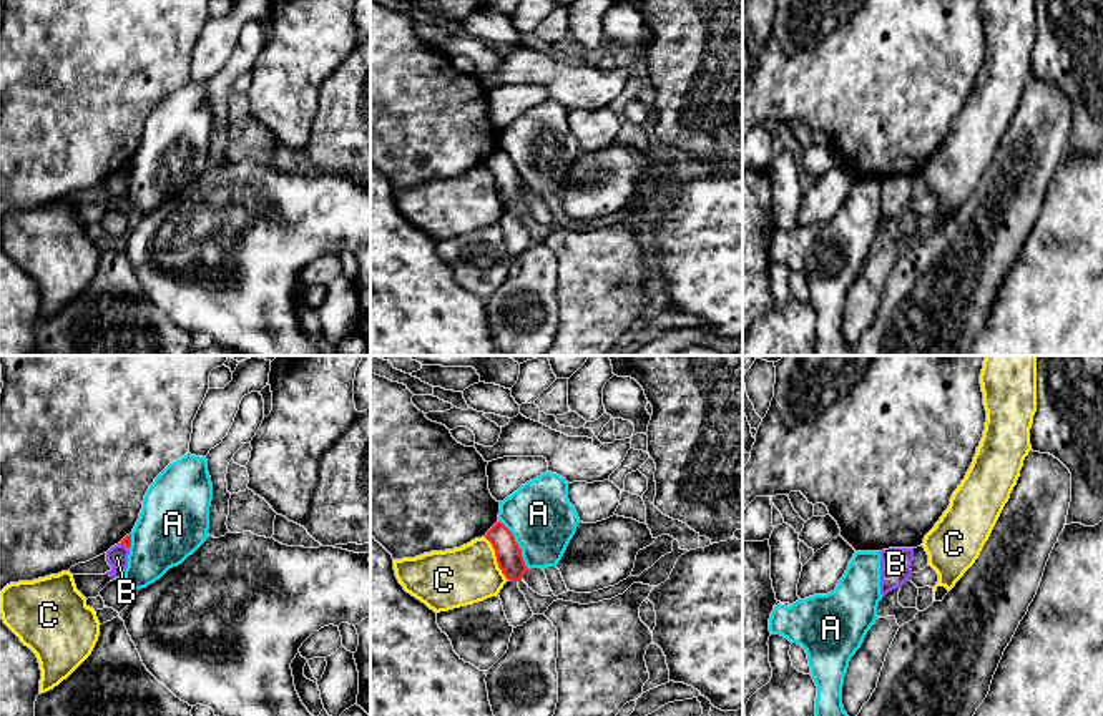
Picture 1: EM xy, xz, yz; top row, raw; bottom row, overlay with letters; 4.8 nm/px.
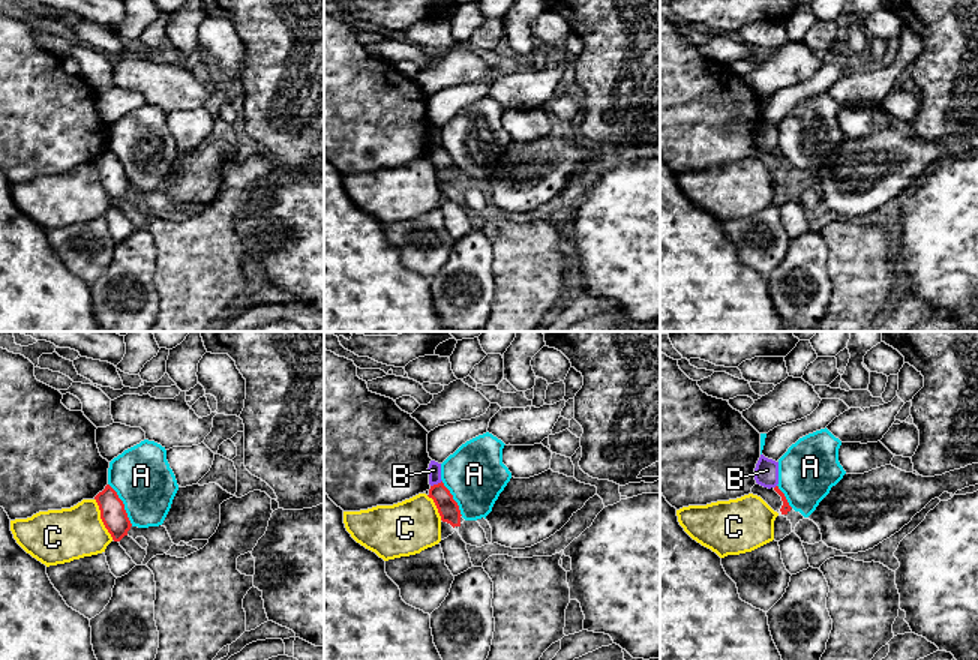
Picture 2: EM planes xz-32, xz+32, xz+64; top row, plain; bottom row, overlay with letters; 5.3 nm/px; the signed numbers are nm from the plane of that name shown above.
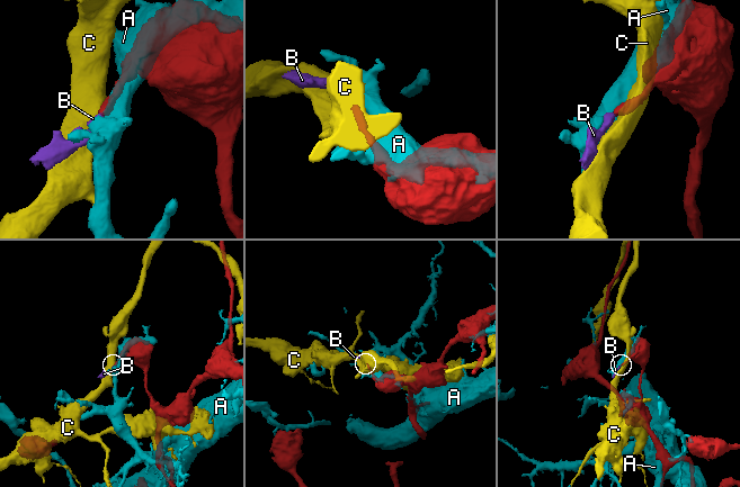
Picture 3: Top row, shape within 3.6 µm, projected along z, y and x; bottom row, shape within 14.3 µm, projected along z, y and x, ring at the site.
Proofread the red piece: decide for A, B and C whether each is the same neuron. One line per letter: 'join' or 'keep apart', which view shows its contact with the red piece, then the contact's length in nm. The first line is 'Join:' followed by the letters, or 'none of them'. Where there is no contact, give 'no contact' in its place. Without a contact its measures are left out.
Join: none of them
A: keep apart; meets red in xz; contact 280 nm long
B: keep apart; meets red in xy; contact 50 nm long
C: keep apart; meets red in xz; contact 240 nm long

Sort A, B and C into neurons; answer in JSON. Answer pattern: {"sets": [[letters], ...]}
{"sets": [["A"], ["B"], ["C"]]}

